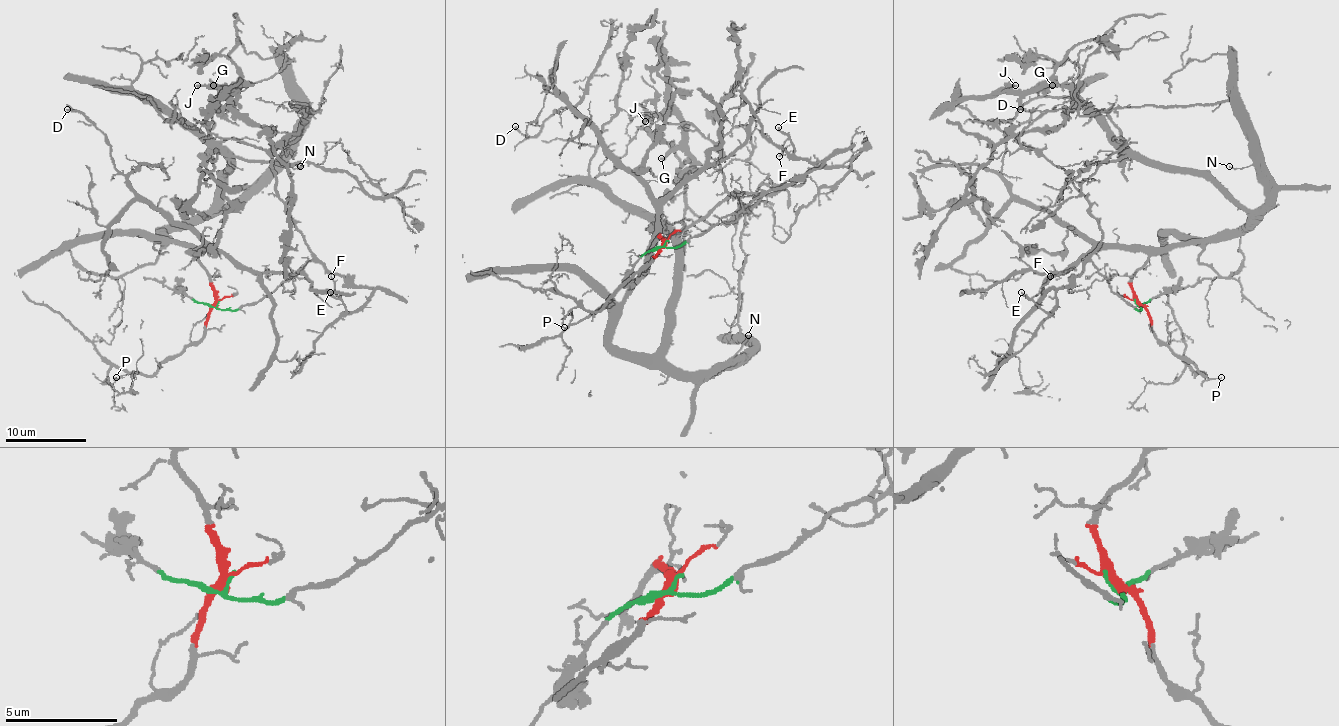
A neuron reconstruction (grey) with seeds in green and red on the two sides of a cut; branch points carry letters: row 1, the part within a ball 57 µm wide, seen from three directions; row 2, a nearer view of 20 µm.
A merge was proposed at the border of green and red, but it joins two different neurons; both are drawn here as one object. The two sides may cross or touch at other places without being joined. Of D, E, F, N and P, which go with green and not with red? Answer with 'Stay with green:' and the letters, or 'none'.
Stay with green: E, F

